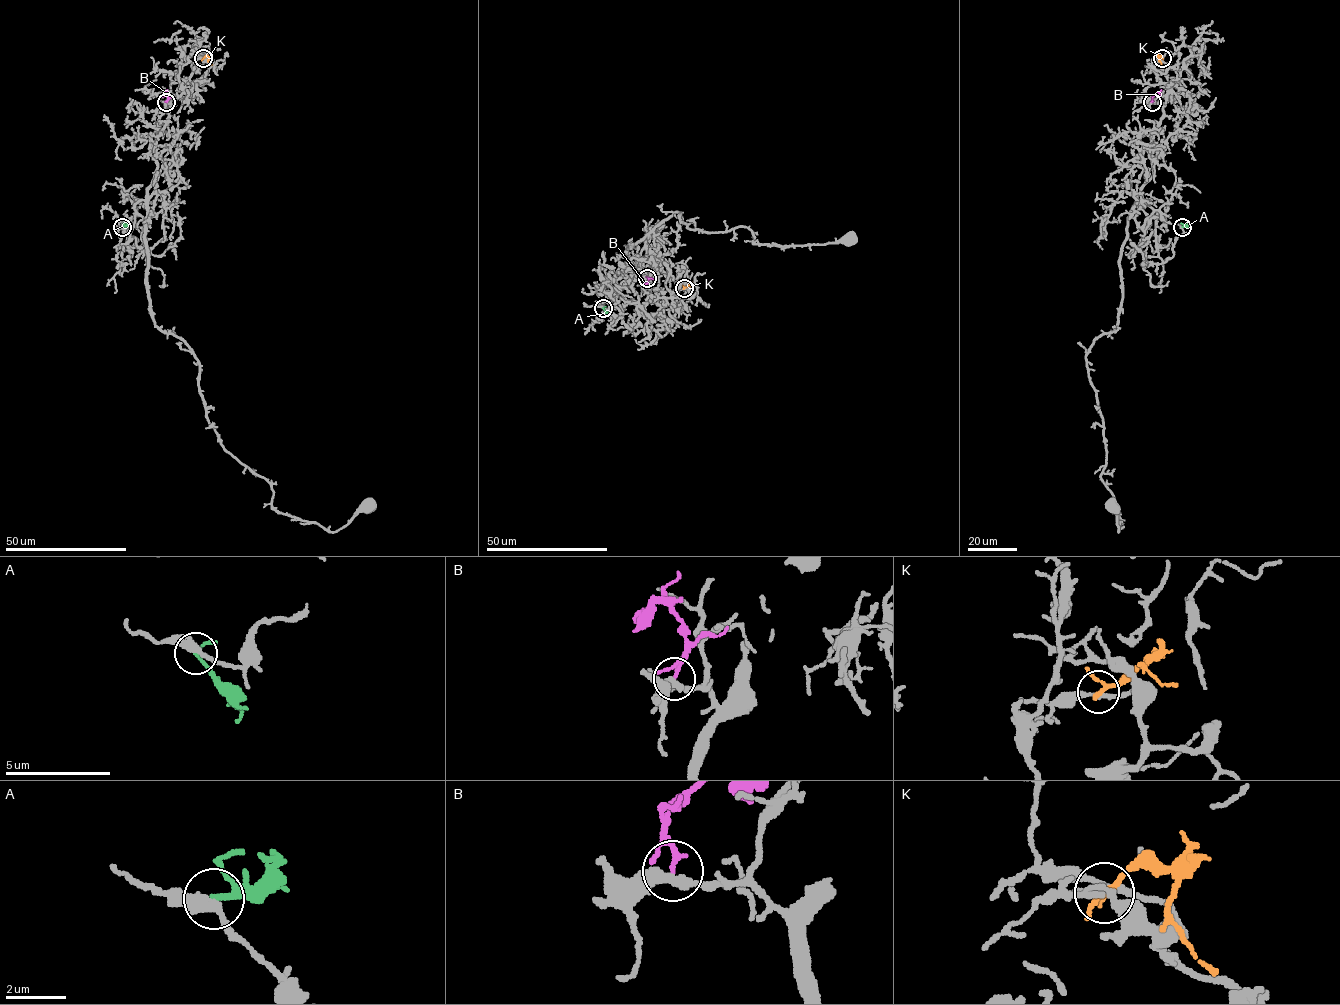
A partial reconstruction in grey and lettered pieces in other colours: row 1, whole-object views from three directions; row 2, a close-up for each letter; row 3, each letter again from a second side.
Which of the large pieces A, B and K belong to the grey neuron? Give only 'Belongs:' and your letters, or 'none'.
Belongs: none

